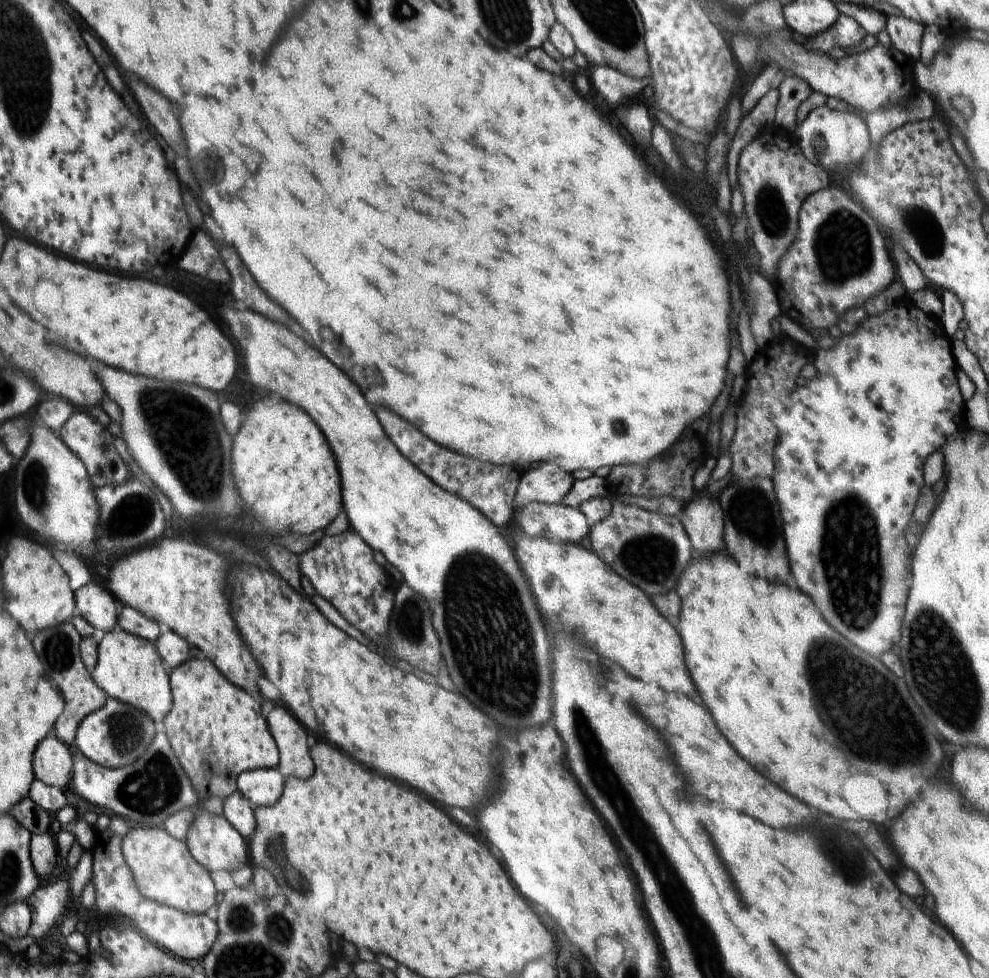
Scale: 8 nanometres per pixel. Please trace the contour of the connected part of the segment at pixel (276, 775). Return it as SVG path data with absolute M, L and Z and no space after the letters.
M257 768L242 772L237 778L237 790L254 807L274 806L283 793L285 777L279 768Z

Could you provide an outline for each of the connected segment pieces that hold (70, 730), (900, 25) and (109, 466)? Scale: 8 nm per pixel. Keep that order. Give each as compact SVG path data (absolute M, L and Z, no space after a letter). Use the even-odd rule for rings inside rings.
M71 622L62 623L52 628L45 628L35 633L34 648L38 648L38 656L42 656L42 664L46 664L46 674L61 689L65 697L65 712L54 724L54 734L64 744L74 746L78 725L93 712L106 704L107 694L94 682L93 676L81 657L81 633Z
M888 18L883 39L897 52L911 57L915 62L920 59L920 46L922 46L924 26L904 18Z
M77 409L70 420L60 428L58 436L69 447L70 452L77 453L81 461L86 465L86 472L89 472L90 480L94 488L105 486L120 486L128 478L128 468L124 460L118 456L118 452L112 446L112 438L108 430L98 422L89 412Z

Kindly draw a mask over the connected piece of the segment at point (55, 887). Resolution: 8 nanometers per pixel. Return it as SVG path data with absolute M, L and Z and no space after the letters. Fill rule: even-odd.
M64 876L48 886L38 887L28 896L26 904L33 912L33 924L28 935L35 940L50 932L55 924L59 924L64 915L68 902L71 902L69 876Z

